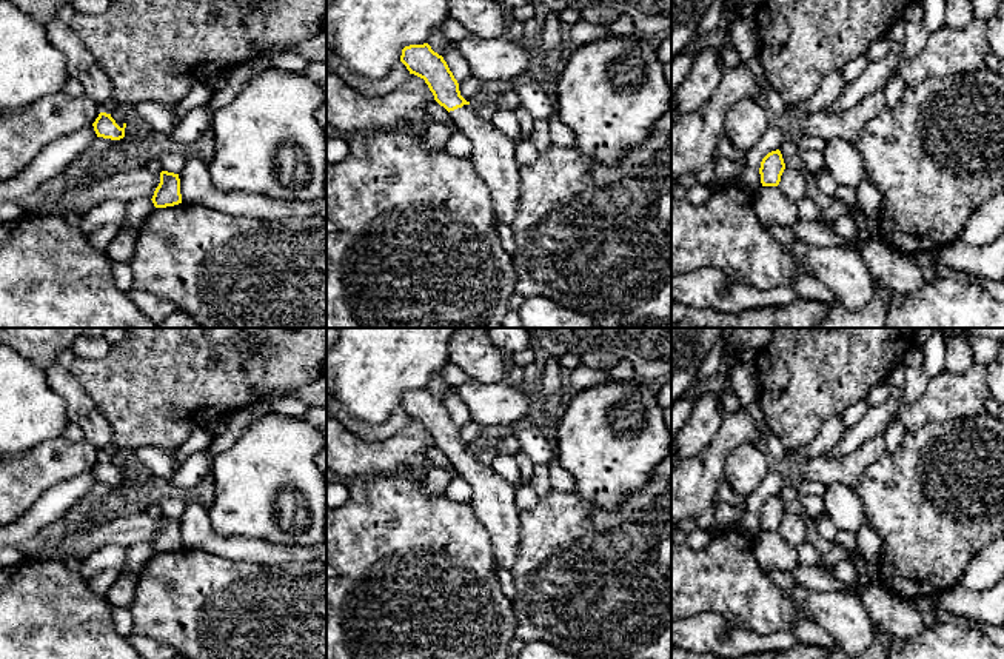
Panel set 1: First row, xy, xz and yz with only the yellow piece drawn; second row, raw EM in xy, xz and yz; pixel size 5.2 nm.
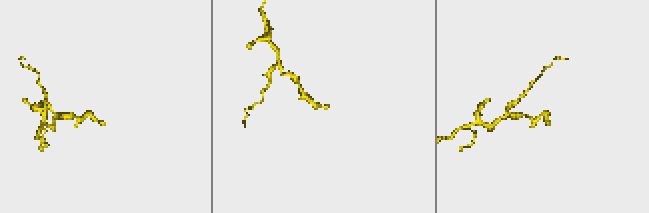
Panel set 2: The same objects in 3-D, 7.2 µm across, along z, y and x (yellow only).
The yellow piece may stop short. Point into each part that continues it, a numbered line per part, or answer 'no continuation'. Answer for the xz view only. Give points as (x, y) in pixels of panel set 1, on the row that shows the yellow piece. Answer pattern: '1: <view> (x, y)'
1: xz (493, 156)

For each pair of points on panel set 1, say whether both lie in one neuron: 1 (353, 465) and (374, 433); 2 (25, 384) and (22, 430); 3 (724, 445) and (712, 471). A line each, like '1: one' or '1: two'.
1: two
2: one
3: one

